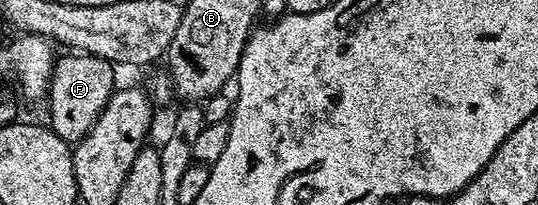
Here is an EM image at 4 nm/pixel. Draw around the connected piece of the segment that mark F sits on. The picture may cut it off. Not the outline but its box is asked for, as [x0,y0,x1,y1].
[45,54,117,145]

